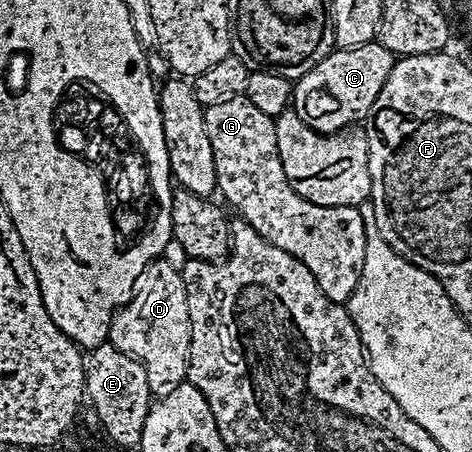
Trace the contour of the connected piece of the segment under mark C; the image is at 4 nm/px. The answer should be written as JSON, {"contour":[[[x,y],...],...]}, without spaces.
{"contour":[[[378,40],[352,50],[332,49],[331,53],[325,56],[325,60],[318,62],[313,69],[305,72],[302,78],[294,83],[293,109],[297,112],[297,116],[301,116],[303,123],[316,130],[318,134],[335,134],[338,130],[346,130],[347,127],[356,125],[370,115],[373,100],[377,100],[396,61],[396,55],[391,54],[389,48],[385,48]]]}

